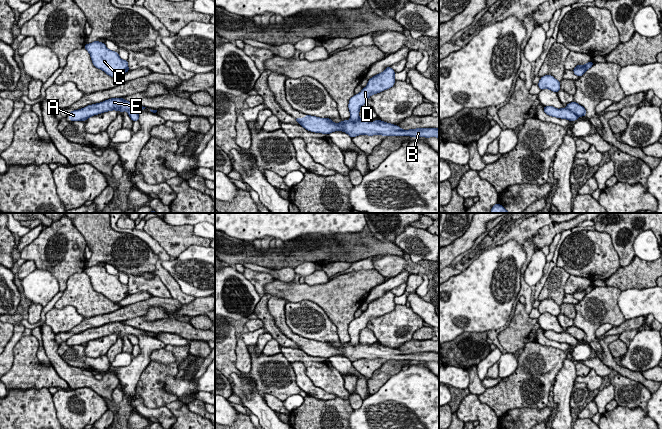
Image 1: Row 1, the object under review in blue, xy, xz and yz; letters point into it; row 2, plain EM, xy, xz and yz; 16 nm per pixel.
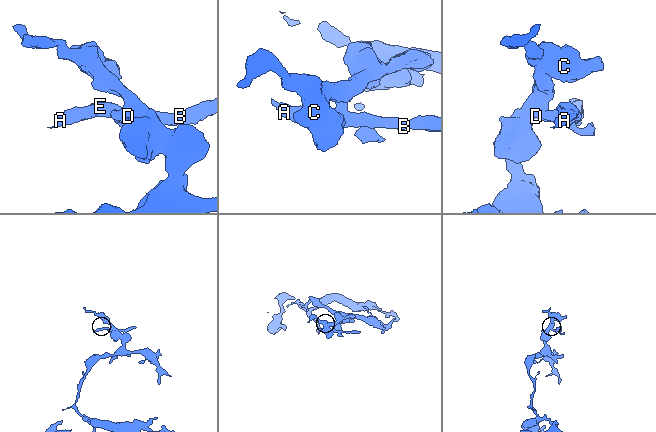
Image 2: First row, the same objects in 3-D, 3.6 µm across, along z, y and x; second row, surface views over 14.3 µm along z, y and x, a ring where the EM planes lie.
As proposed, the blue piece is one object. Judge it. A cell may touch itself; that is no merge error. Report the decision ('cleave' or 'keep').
cleave

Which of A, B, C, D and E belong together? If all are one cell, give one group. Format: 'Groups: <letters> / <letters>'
Groups: A B E / C D

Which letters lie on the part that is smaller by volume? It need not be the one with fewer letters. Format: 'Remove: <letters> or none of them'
Remove: A, B, E

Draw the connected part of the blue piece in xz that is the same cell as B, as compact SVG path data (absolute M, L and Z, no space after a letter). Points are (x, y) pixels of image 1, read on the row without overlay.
M305 339L304 342L295 342L295 345L298 346L300 350L311 356L330 358L334 355L343 355L352 362L362 358L368 360L379 358L386 361L410 360L415 362L439 362L438 352L416 352L403 354L398 349L383 346L379 343L372 346L363 345L361 343L356 346L352 346L347 343L336 348L329 342Z

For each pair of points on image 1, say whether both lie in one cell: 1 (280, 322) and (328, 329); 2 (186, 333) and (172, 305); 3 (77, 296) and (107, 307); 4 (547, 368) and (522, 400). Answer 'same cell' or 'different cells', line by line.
1: different cells
2: same cell
3: same cell
4: same cell

